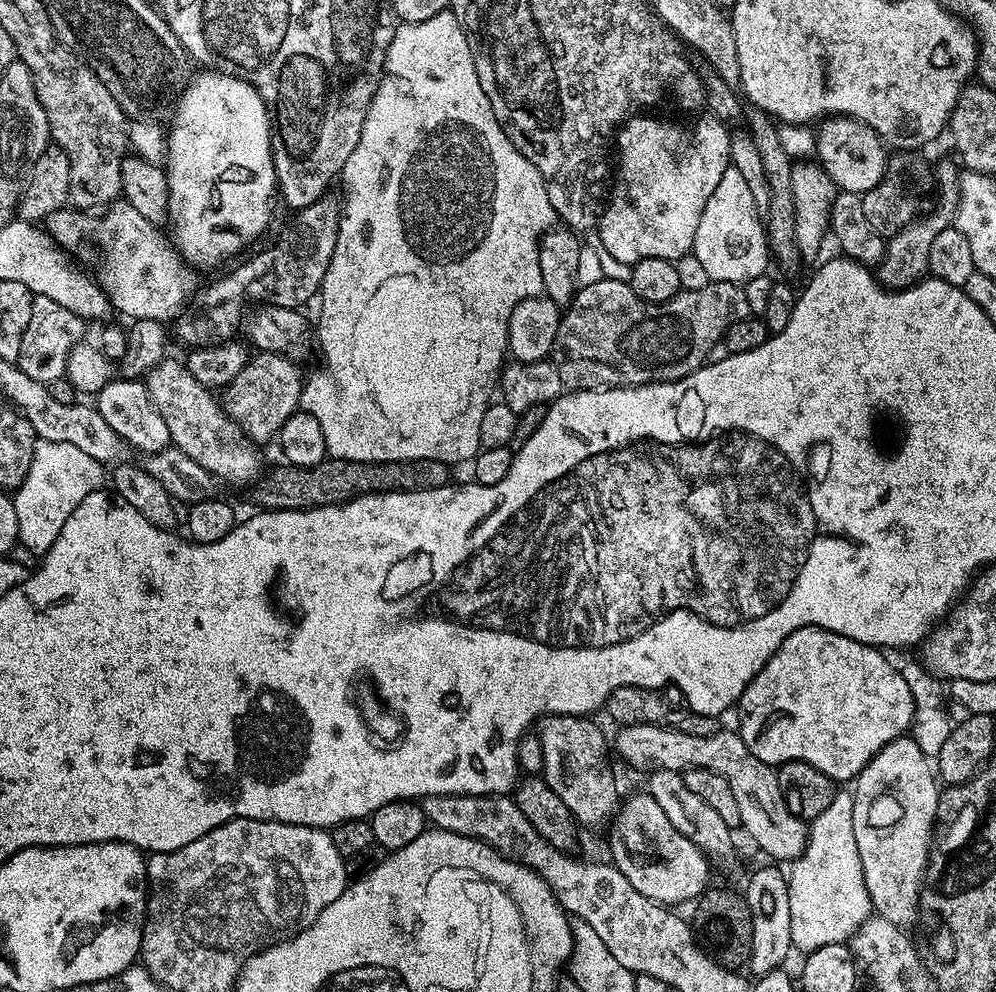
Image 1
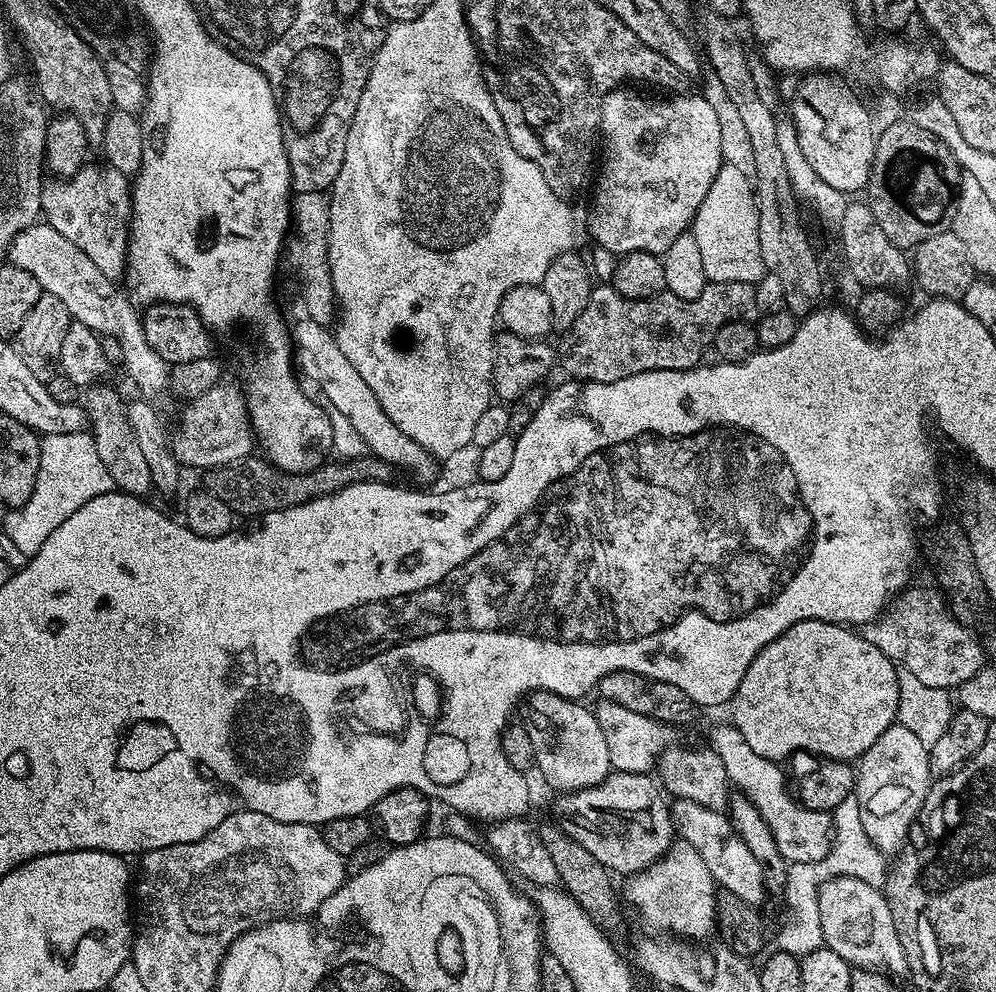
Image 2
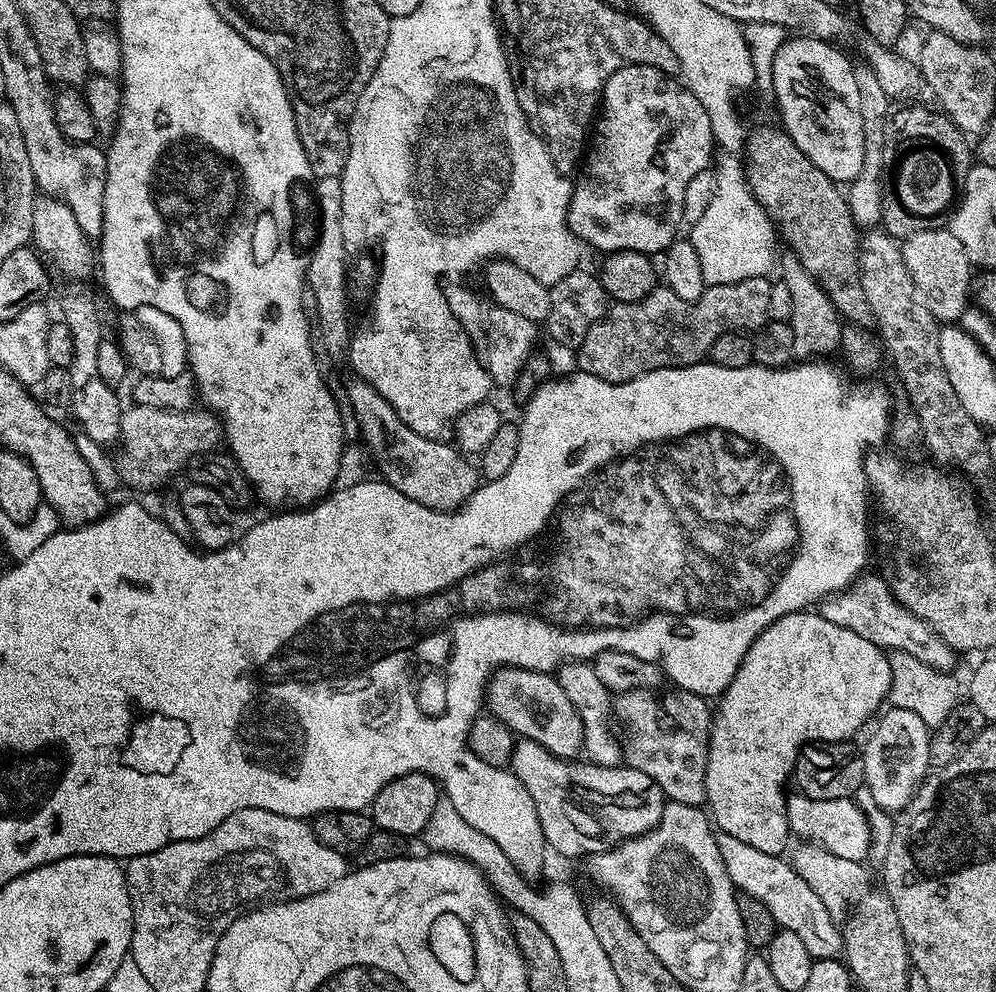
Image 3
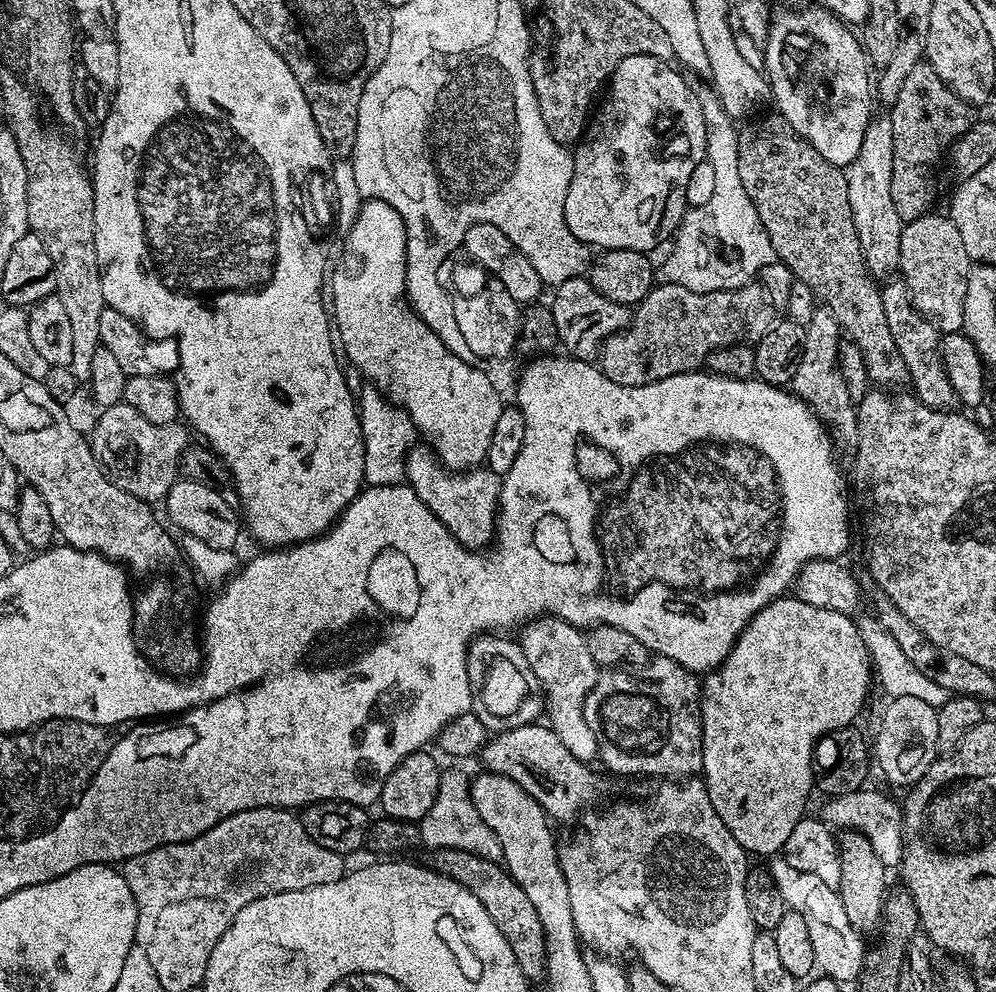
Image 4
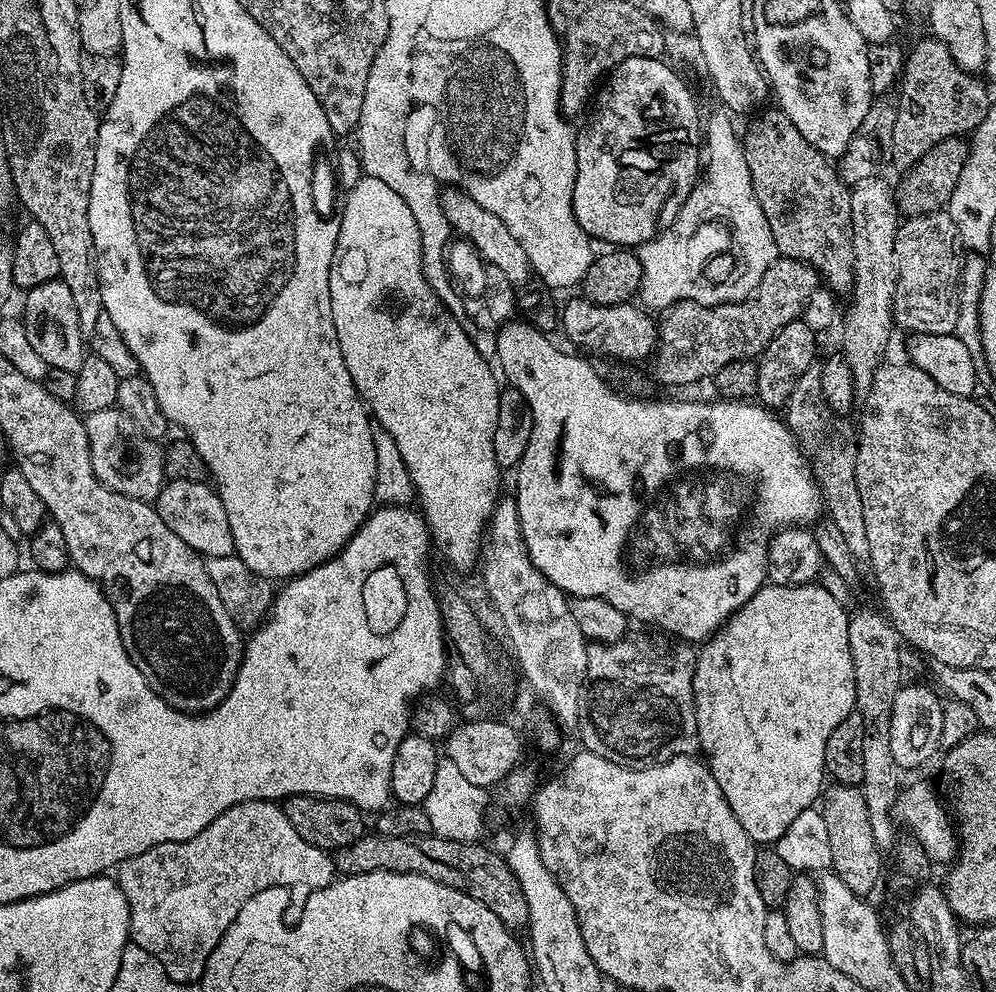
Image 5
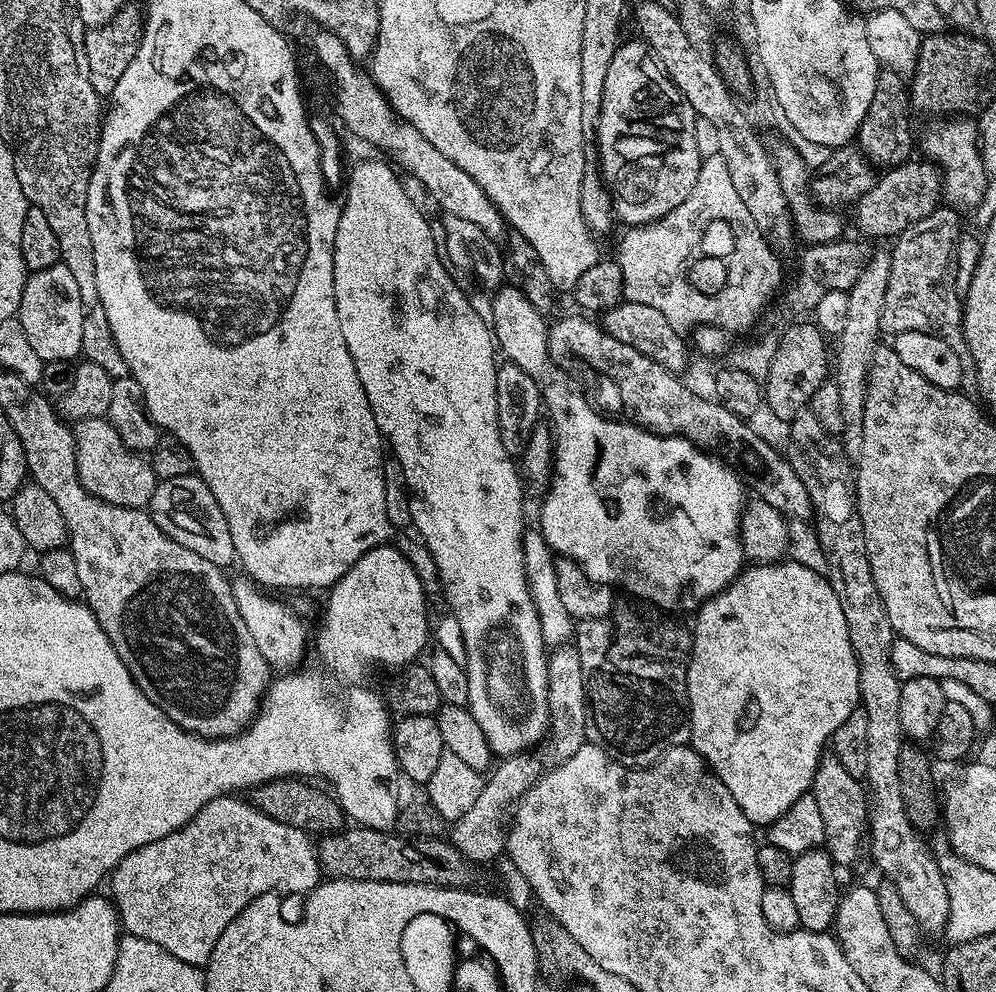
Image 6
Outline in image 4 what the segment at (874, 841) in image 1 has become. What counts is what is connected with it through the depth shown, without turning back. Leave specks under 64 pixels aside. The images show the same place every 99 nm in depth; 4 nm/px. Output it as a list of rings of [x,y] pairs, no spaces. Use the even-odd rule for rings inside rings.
[[[891,697],[887,702],[876,728],[876,740],[874,736],[874,764],[890,783],[911,786],[938,758],[937,707],[912,697]]]

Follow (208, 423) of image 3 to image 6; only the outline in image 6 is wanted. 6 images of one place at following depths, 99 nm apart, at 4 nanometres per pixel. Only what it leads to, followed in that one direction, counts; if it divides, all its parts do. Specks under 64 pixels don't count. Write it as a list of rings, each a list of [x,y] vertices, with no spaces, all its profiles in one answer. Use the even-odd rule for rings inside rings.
[[[105,417],[75,421],[72,437],[76,439],[76,473],[80,484],[102,502],[123,508],[147,509],[158,483],[151,463],[139,451],[127,448],[118,438],[118,430]]]

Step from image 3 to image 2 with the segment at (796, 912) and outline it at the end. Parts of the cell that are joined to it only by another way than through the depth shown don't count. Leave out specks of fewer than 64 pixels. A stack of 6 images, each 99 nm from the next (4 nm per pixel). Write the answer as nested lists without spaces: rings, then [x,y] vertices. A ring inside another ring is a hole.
[[[673,799],[670,811],[679,839],[685,840],[690,846],[694,846],[694,850],[698,850],[702,862],[706,862],[706,868],[710,870],[717,885],[723,891],[738,894],[738,898],[742,898],[742,902],[750,902],[757,906],[763,905],[766,887],[762,866],[758,864],[758,858],[754,858],[754,854],[750,854],[750,846],[746,846],[746,842],[742,842],[731,819],[723,812],[706,810],[702,806],[698,806],[698,802],[689,800]]]

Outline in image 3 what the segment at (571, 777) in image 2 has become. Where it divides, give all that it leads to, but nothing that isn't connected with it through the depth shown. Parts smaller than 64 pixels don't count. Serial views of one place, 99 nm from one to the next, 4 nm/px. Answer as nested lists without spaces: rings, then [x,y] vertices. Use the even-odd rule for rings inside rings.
[[[518,667],[497,669],[485,689],[485,705],[489,715],[506,725],[513,735],[538,742],[556,757],[575,759],[583,751],[581,718],[559,679],[551,673]]]

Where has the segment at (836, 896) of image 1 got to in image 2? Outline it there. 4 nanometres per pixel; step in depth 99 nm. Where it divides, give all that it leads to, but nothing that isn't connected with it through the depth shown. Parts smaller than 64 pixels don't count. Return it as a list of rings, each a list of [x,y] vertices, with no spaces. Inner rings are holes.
[[[856,795],[846,797],[834,810],[834,831],[832,849],[813,864],[793,864],[788,869],[788,881],[782,889],[782,896],[788,903],[788,921],[780,928],[776,936],[775,947],[781,952],[802,958],[821,948],[824,942],[822,922],[818,918],[818,890],[830,878],[835,876],[853,876],[868,884],[883,881],[886,876],[886,856],[872,844],[866,834],[860,817],[860,803]],[[885,860],[885,864],[884,864]]]

